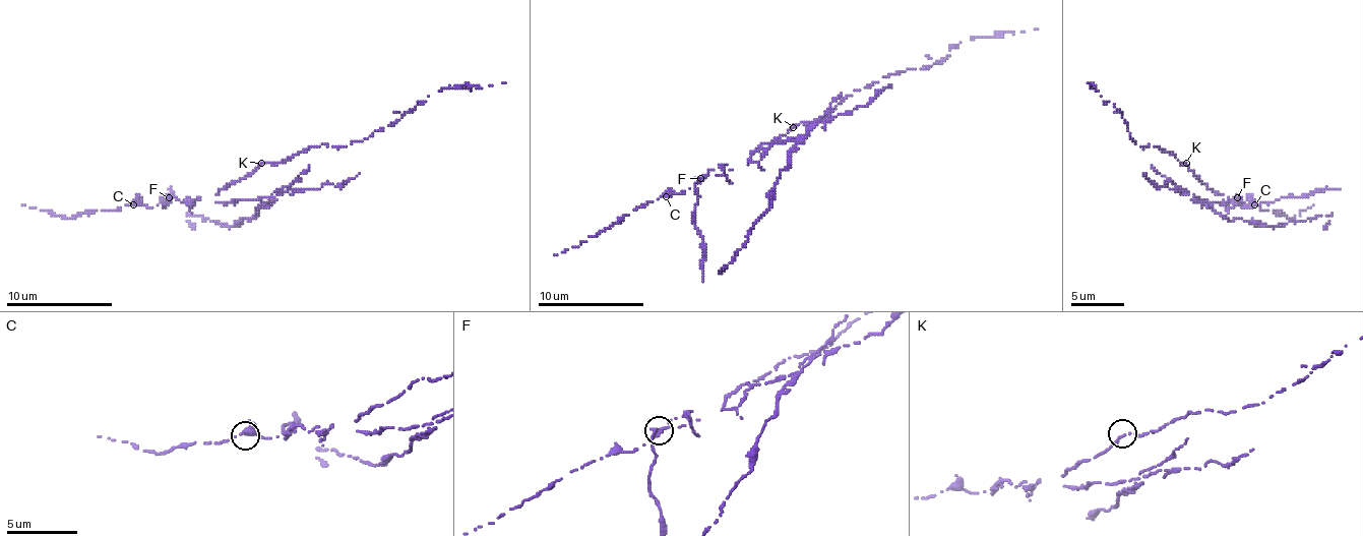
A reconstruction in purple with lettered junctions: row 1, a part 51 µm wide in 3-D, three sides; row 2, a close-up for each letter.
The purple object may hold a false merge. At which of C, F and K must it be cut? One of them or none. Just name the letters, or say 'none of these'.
F

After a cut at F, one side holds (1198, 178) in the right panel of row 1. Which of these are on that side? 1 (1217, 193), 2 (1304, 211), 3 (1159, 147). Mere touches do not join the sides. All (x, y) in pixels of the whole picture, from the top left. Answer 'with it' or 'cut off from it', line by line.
1: with it
2: with it
3: with it

